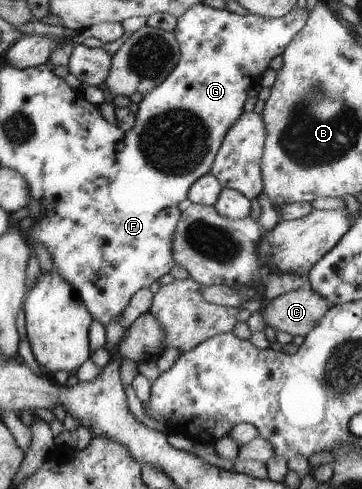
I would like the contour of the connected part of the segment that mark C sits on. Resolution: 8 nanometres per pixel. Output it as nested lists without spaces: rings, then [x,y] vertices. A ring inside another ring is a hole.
[[[310,288],[288,291],[274,299],[270,299],[260,312],[264,317],[266,326],[272,327],[275,332],[285,332],[292,336],[305,337],[307,332],[311,331],[318,319],[329,308],[330,305],[327,300]]]

